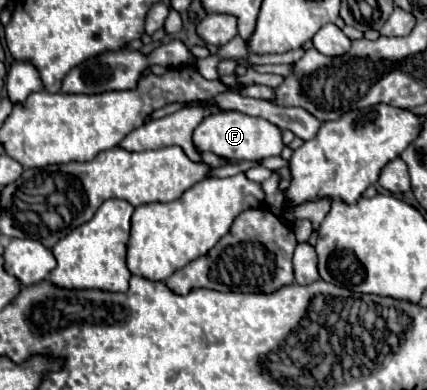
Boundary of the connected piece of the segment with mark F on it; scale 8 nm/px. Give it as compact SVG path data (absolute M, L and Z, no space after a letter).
M218 112L206 116L194 130L194 146L198 152L214 152L222 158L236 160L262 160L280 156L284 150L282 130L264 118L254 118L242 112Z

